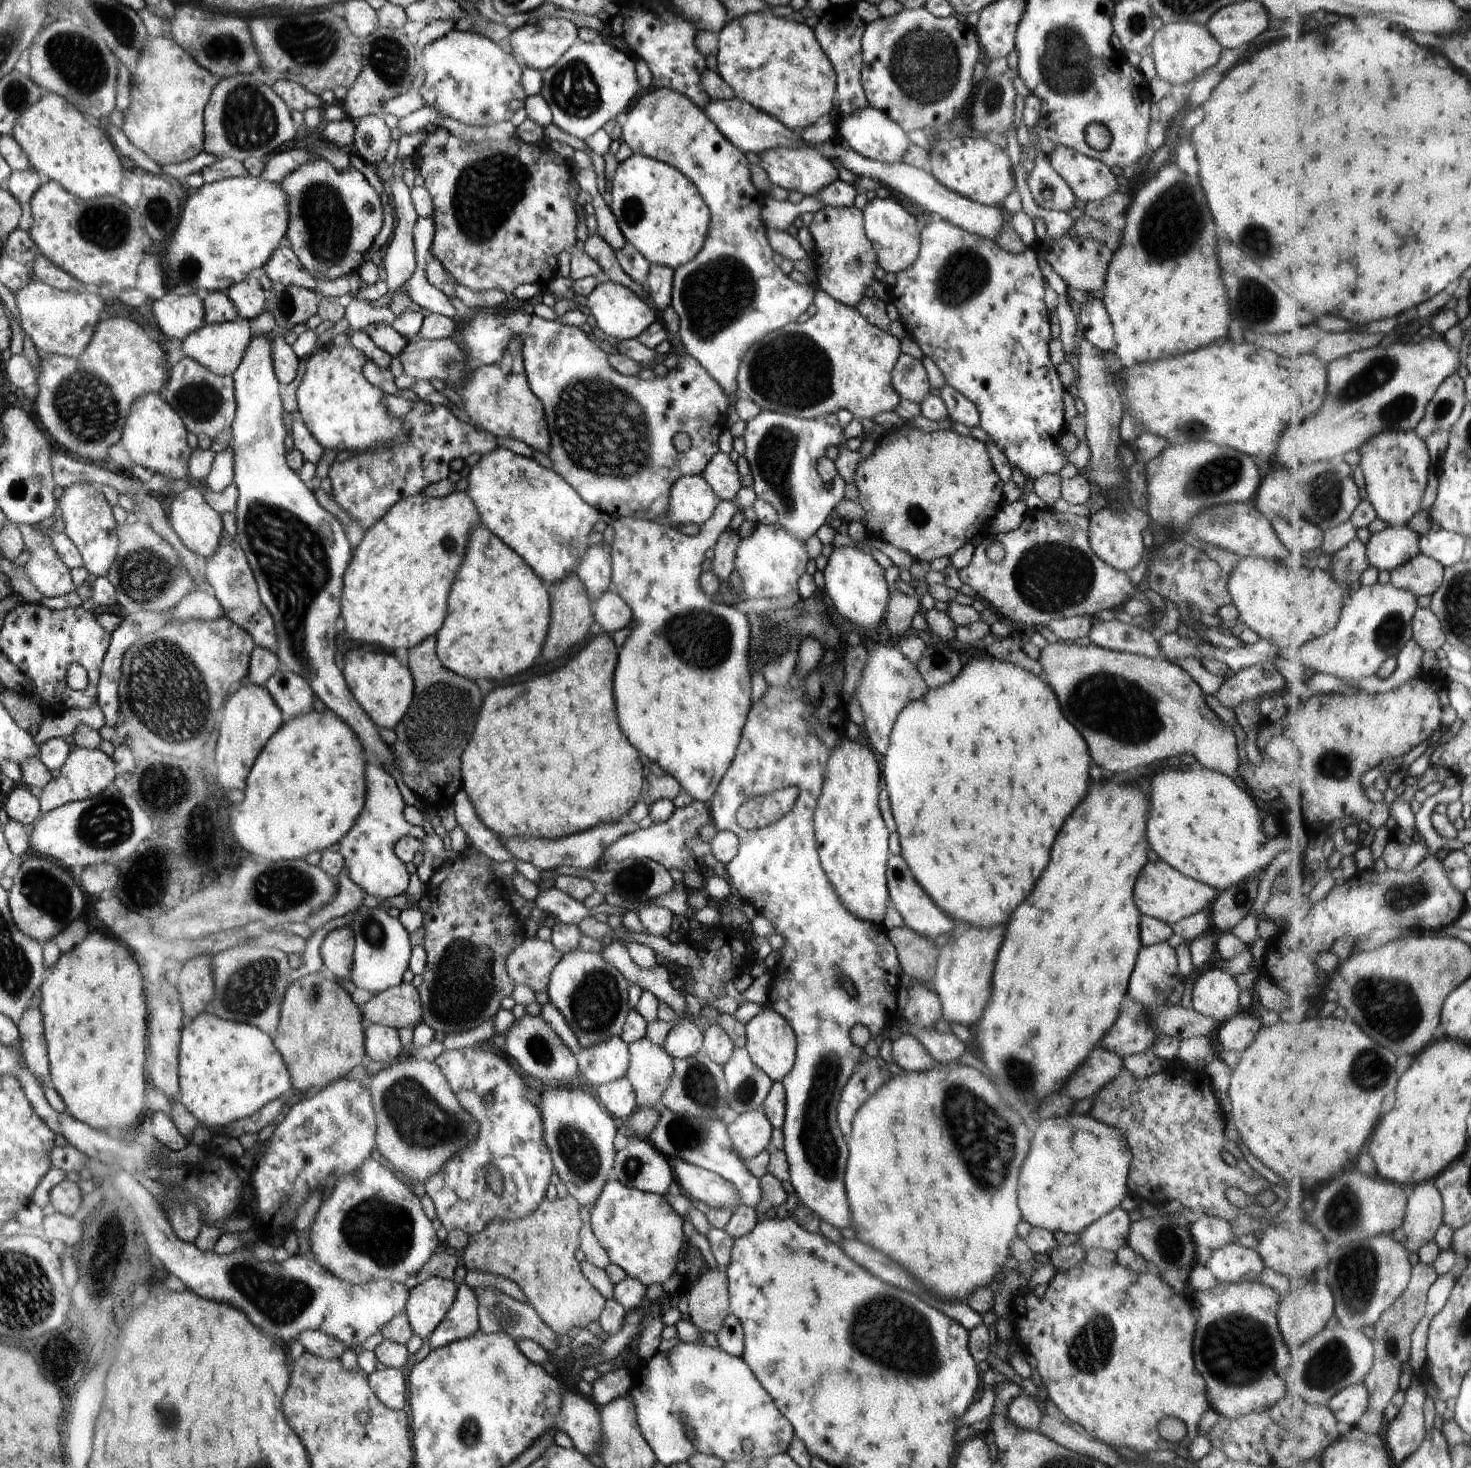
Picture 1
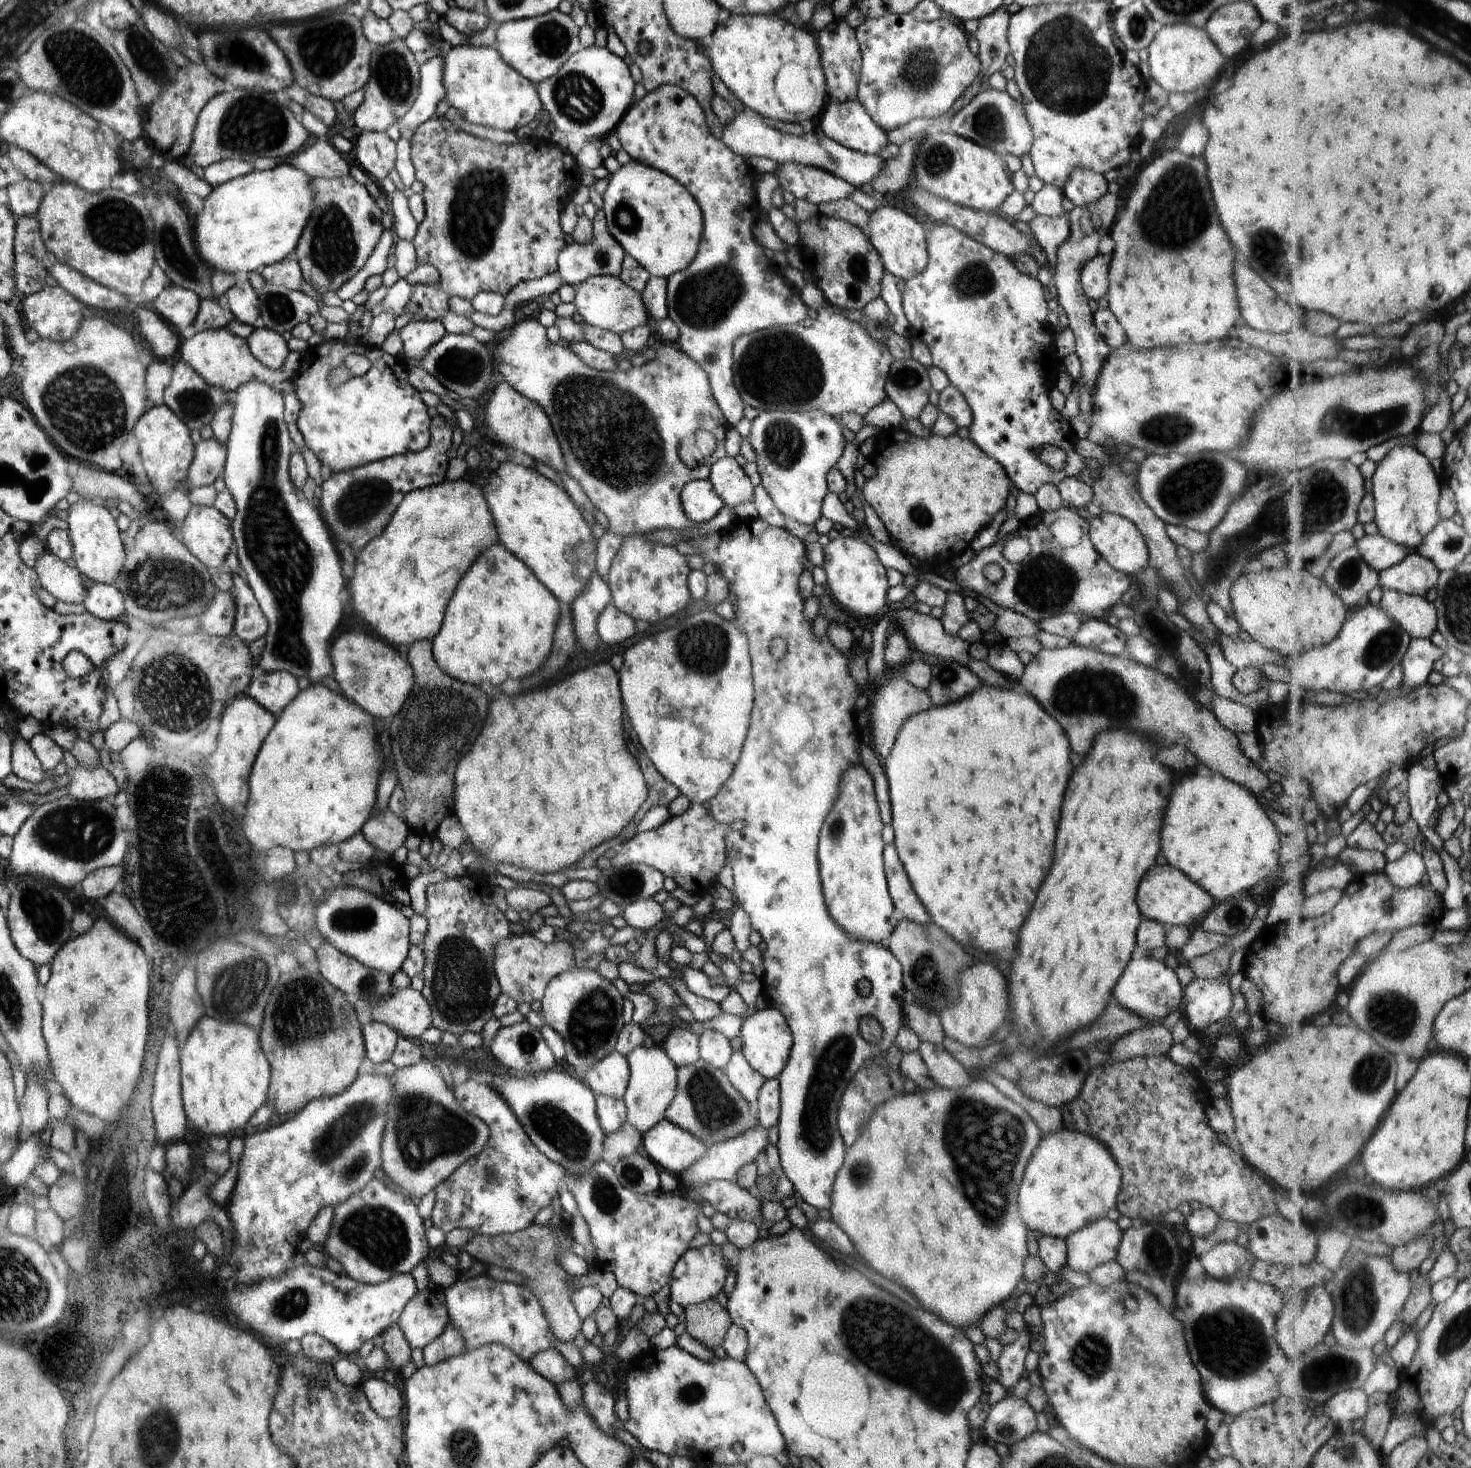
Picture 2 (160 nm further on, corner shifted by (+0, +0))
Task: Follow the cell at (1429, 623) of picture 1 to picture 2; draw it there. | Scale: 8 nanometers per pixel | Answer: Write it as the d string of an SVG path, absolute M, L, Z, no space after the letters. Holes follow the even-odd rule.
M1383 590L1378 604L1411 633L1413 639L1430 639L1439 630L1439 608L1426 597Z

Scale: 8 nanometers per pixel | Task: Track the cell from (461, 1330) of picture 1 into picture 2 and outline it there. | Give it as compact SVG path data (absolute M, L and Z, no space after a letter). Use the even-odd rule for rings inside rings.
M448 1322L444 1332L428 1346L424 1346L422 1350L424 1365L434 1366L434 1364L439 1364L448 1358L460 1356L464 1344L466 1344L464 1336L460 1336L460 1332L452 1326L452 1322Z

